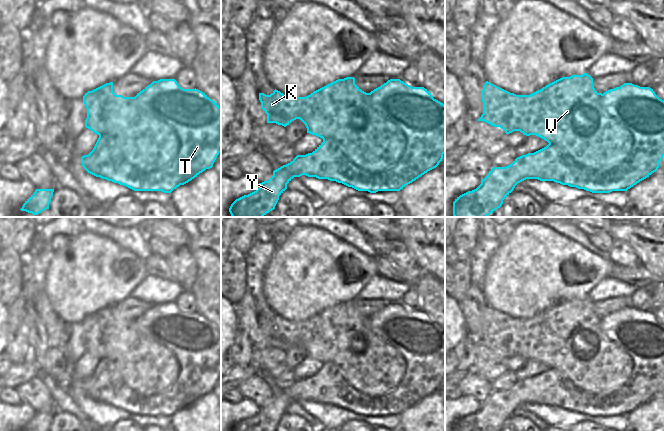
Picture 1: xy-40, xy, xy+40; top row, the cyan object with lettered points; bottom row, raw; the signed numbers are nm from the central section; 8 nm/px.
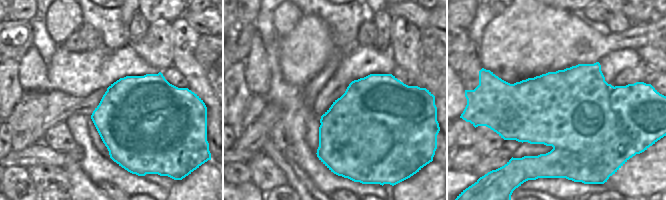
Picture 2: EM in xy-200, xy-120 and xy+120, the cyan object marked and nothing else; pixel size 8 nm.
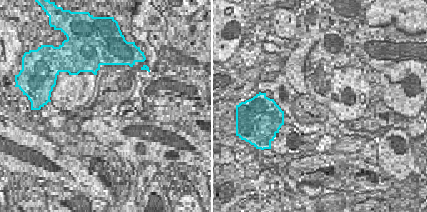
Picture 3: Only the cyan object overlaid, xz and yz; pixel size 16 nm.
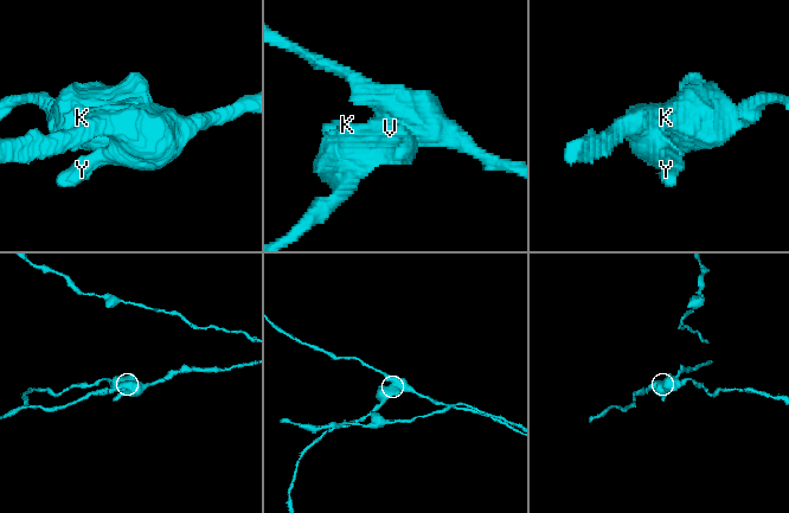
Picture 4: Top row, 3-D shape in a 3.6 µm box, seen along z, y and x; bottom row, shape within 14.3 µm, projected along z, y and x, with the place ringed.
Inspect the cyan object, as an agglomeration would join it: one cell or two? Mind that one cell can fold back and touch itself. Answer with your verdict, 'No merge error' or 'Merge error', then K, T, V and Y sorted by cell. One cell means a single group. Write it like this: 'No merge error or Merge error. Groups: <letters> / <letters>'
Merge error. Groups: K V / T Y

